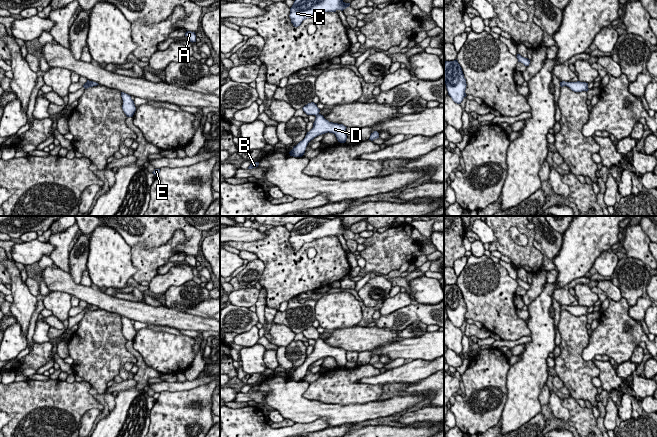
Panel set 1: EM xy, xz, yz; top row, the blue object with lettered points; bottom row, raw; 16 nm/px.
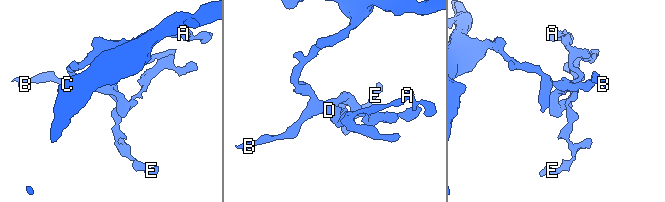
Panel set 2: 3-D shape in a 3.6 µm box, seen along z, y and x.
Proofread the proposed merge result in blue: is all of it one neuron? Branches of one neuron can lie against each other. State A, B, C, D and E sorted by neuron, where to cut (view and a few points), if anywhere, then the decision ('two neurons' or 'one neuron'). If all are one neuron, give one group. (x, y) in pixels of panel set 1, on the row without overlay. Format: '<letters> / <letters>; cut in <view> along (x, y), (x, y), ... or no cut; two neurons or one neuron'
A B C D E; no cut; one neuron

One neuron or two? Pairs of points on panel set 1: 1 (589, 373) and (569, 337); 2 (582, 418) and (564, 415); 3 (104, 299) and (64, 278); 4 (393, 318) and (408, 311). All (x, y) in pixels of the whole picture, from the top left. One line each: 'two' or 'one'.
1: one
2: two
3: one
4: one

